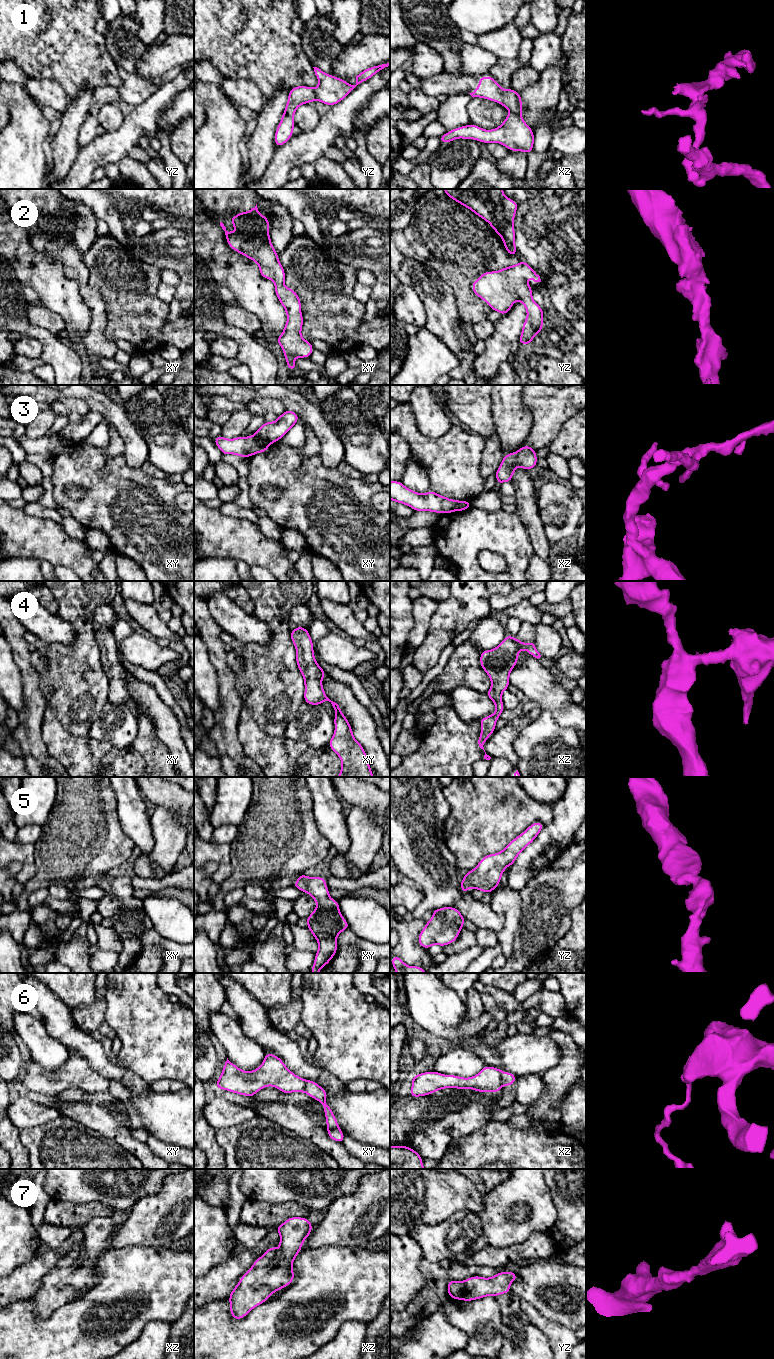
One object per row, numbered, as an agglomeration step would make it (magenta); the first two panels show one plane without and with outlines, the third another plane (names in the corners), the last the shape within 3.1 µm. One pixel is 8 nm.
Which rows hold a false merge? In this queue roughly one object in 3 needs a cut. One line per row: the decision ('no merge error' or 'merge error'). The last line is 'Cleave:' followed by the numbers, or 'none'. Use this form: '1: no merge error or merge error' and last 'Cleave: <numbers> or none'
1: merge error
2: no merge error
3: merge error
4: no merge error
5: no merge error
6: merge error
7: no merge error
Cleave: 1, 3, 6

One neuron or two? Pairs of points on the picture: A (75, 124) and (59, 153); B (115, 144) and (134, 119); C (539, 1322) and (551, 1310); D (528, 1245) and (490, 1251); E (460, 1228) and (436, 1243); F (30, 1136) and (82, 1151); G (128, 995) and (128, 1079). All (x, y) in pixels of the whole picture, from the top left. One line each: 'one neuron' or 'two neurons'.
A: one neuron
B: one neuron
C: two neurons
D: one neuron
E: one neuron
F: one neuron
G: two neurons

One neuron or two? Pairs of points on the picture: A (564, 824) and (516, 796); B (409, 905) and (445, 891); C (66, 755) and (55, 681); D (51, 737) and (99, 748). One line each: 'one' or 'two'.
A: two
B: two
C: two
D: one

